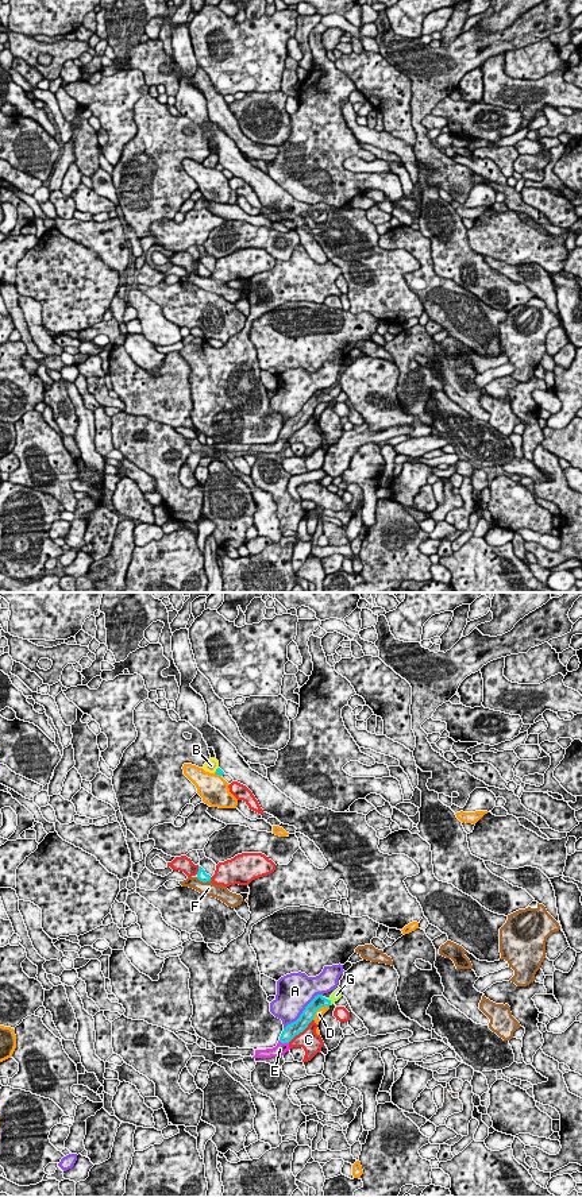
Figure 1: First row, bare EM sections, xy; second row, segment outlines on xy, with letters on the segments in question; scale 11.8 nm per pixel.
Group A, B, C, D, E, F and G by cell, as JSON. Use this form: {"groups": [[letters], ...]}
{"groups": [["A"], ["B"], ["C"], ["D"], ["E", "G"], ["F"]]}

